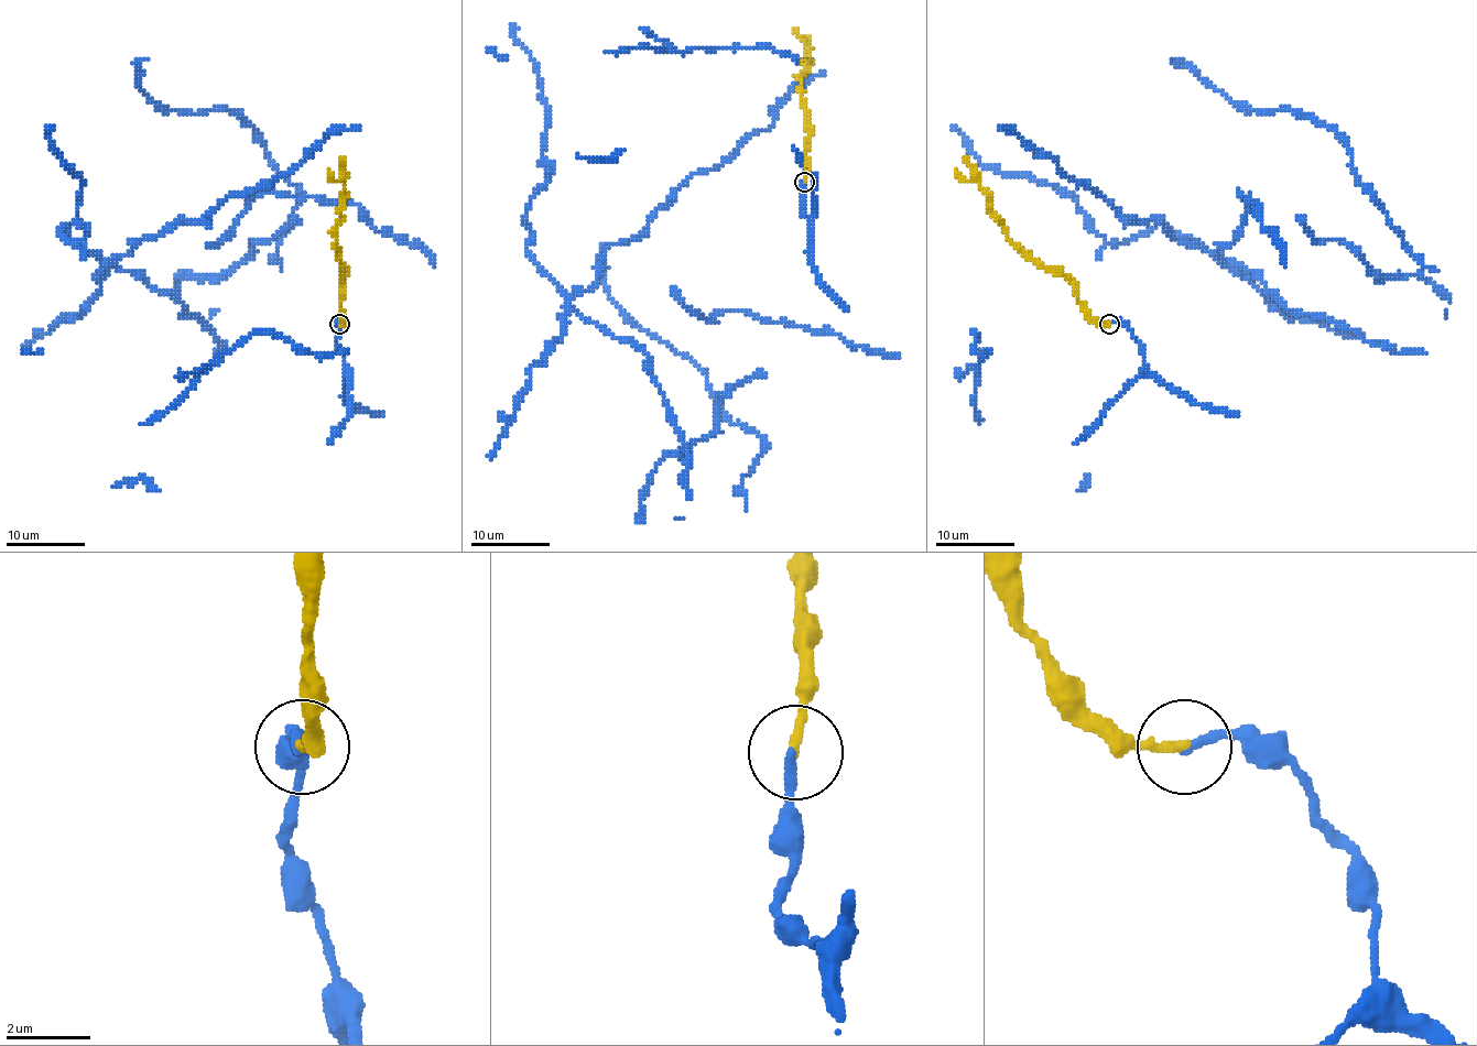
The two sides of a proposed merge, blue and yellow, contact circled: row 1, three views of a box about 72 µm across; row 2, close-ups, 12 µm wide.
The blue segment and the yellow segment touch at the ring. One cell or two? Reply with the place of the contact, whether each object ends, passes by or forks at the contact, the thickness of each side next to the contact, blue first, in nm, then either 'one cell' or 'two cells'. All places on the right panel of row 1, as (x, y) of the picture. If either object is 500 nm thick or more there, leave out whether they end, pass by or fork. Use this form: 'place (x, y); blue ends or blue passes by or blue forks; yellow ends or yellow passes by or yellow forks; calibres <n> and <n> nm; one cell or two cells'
place (1109, 324); blue ends; yellow ends; calibres 220 and 240 nm; one cell

